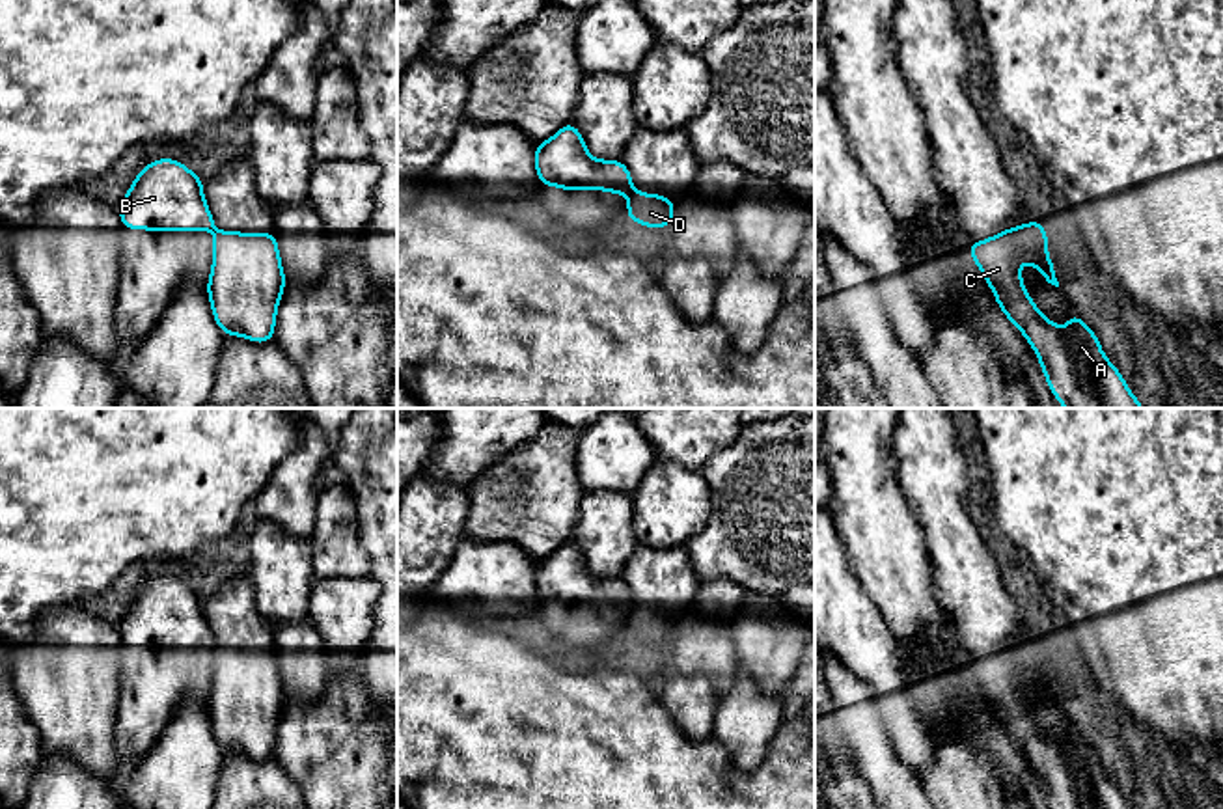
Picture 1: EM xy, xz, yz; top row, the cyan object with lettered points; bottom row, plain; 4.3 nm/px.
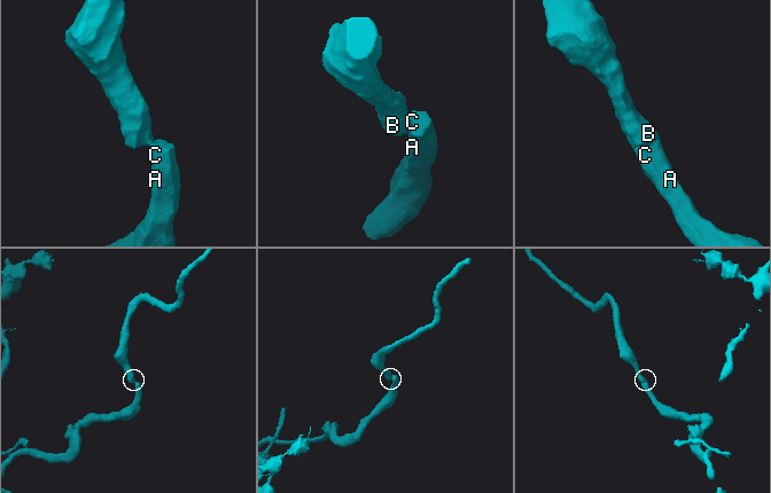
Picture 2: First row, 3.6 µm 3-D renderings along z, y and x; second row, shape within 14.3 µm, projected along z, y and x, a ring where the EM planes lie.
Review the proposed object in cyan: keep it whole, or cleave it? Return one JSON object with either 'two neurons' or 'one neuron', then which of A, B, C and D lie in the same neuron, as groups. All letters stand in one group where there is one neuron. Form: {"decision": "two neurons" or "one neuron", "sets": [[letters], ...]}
{"decision": "two neurons", "sets": [["A", "C", "D"], ["B"]]}

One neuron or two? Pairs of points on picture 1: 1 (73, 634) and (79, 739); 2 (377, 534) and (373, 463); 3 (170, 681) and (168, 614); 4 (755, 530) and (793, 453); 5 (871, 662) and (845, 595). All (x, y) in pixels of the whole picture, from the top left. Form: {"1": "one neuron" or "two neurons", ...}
{"1": "one neuron", "2": "one neuron", "3": "one neuron", "4": "one neuron", "5": "one neuron"}

